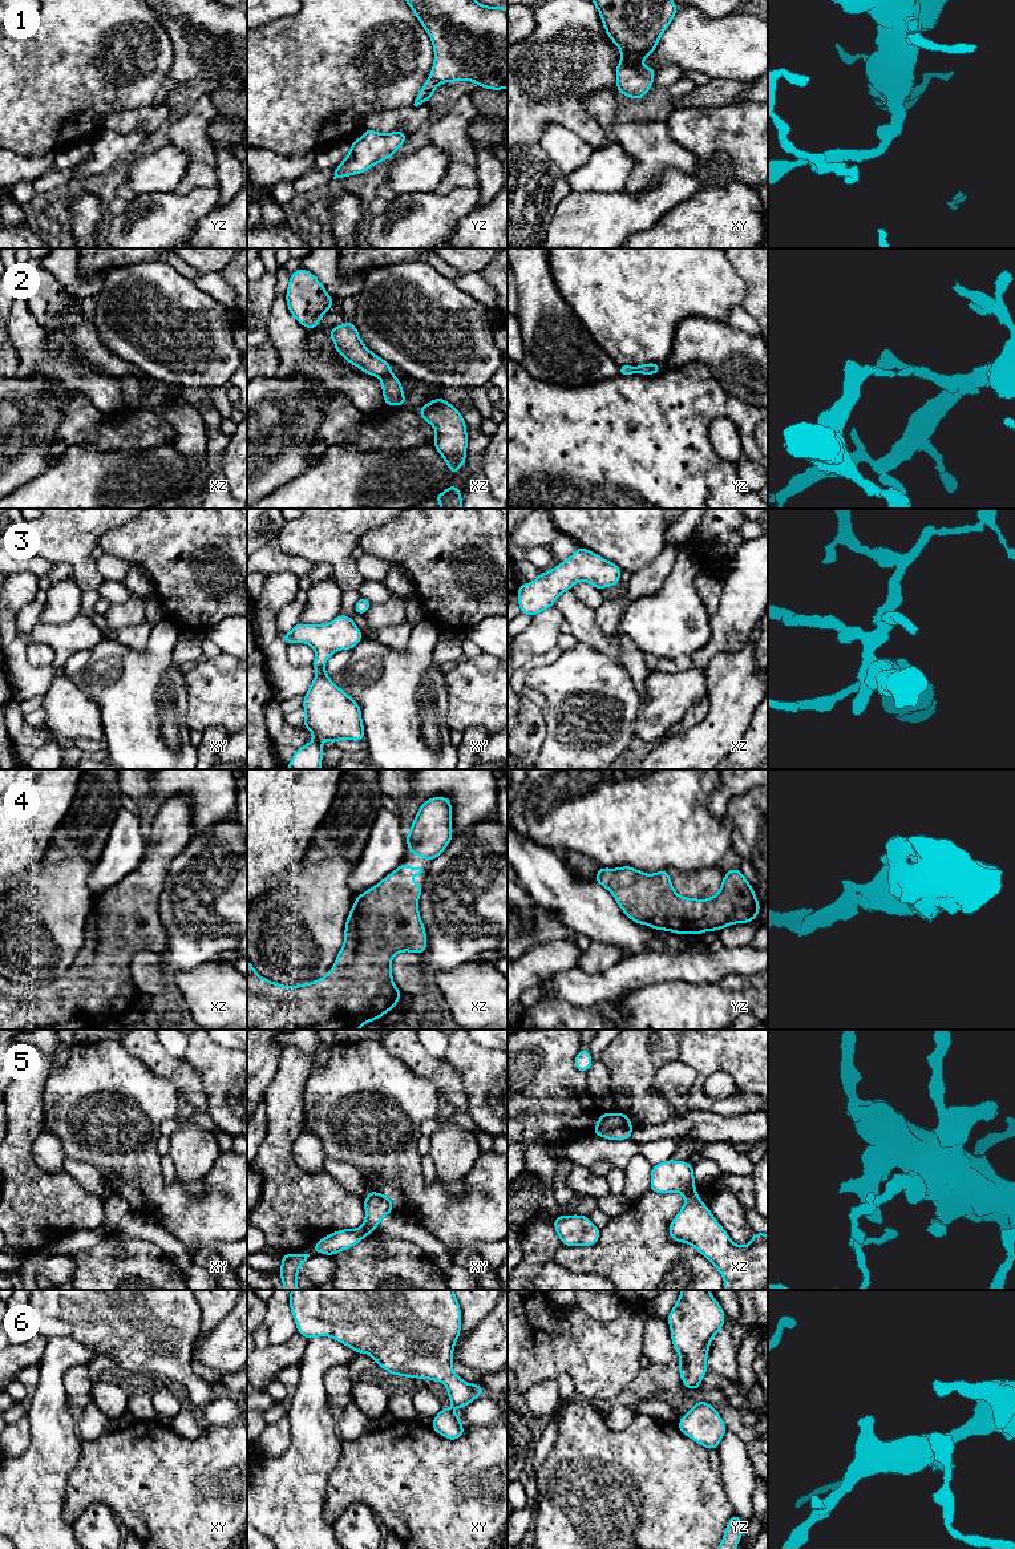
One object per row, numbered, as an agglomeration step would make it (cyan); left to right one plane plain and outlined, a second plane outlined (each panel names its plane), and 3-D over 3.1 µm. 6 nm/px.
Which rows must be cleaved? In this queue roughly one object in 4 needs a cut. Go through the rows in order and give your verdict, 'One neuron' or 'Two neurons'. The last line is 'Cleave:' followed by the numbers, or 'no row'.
1: One neuron
2: Two neurons
3: One neuron
4: One neuron
5: One neuron
6: One neuron
Cleave: 2

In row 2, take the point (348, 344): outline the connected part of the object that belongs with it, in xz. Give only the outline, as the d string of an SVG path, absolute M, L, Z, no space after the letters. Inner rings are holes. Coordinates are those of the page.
M352 321L332 328L329 339L335 343L336 352L364 373L376 377L392 373L391 365L364 345Z

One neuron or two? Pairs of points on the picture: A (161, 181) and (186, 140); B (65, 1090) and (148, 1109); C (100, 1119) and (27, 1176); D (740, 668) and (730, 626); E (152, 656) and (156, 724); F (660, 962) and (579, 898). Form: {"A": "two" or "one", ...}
{"A": "two", "B": "one", "C": "two", "D": "two", "E": "one", "F": "two"}

